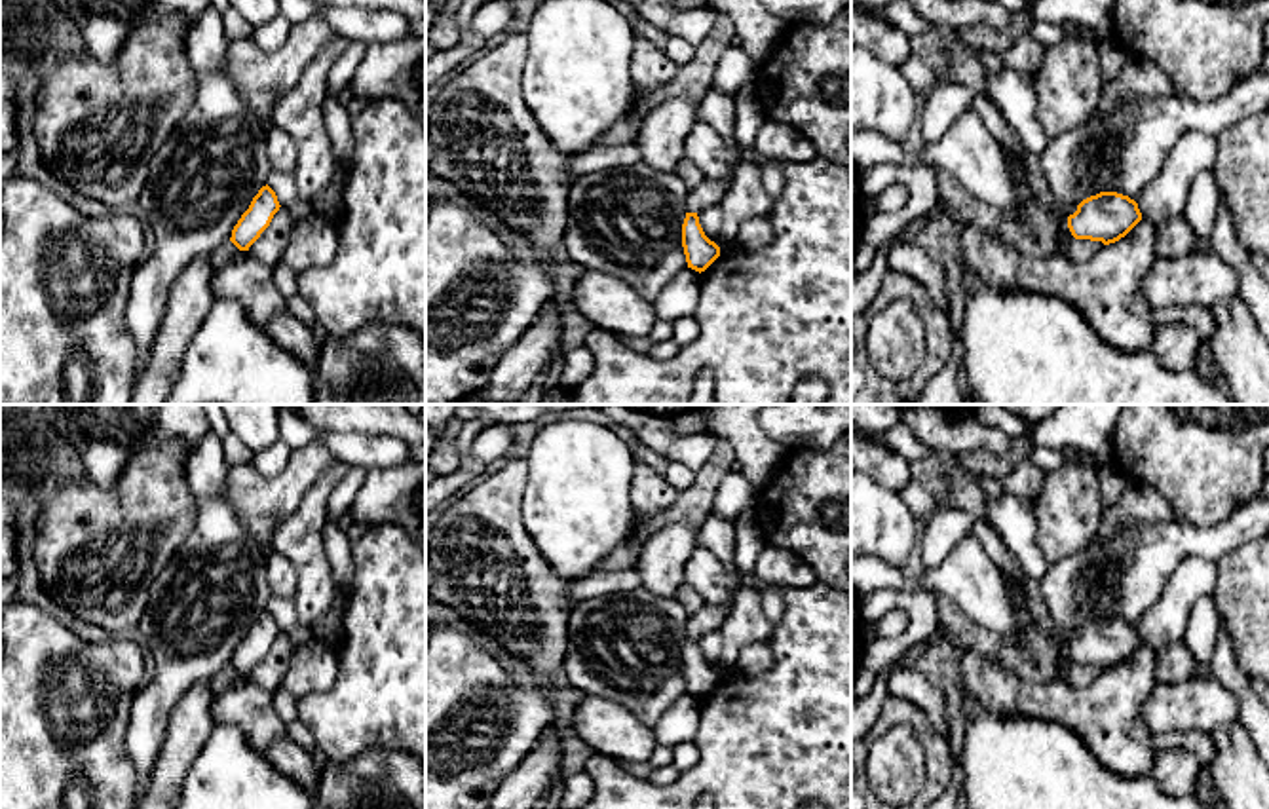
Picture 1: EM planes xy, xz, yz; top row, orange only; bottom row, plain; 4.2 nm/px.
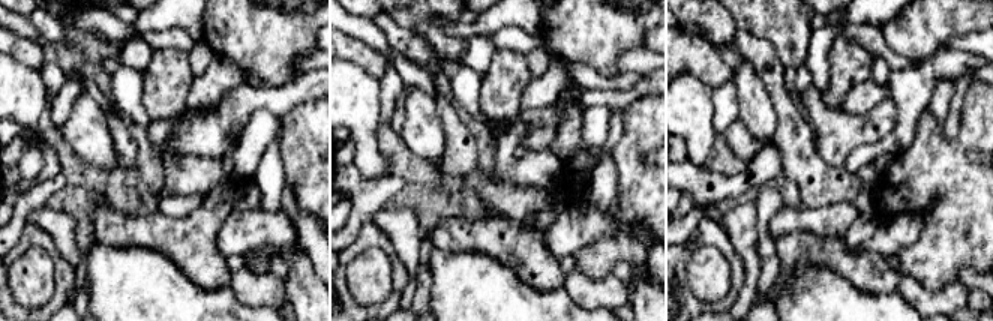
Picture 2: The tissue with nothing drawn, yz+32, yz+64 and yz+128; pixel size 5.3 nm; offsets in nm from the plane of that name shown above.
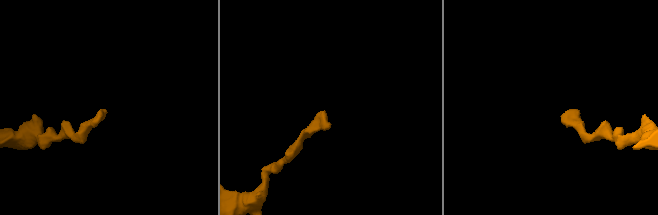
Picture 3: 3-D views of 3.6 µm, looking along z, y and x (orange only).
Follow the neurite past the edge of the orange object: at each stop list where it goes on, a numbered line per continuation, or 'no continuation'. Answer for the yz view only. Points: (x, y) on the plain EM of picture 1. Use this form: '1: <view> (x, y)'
no continuation

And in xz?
1: xz (707, 620)

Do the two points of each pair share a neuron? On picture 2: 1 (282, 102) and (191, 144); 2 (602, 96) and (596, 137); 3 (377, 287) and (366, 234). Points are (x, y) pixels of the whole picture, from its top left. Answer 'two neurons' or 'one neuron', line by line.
1: one neuron
2: two neurons
3: two neurons

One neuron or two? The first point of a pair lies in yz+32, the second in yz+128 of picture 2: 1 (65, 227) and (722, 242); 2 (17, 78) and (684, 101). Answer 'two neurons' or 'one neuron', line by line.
1: two neurons
2: one neuron

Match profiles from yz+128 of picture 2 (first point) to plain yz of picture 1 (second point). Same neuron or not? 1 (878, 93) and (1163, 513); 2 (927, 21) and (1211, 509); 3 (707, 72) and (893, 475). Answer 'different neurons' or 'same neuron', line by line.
1: same neuron
2: same neuron
3: same neuron

